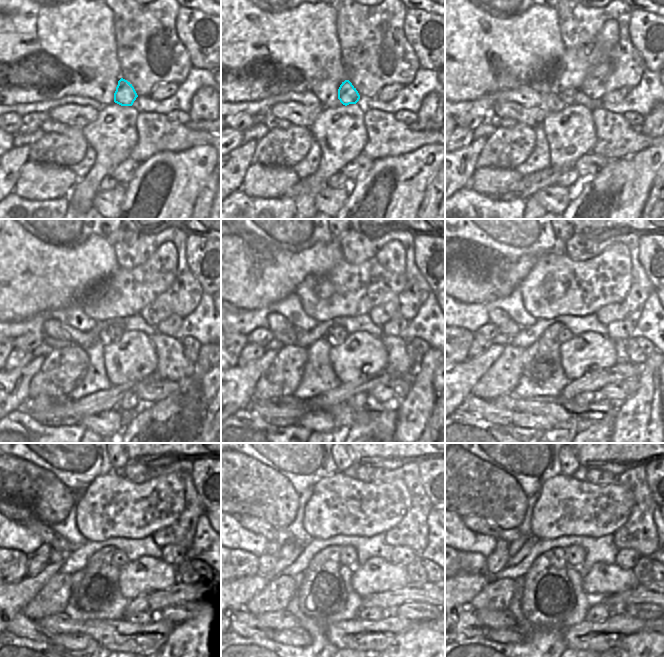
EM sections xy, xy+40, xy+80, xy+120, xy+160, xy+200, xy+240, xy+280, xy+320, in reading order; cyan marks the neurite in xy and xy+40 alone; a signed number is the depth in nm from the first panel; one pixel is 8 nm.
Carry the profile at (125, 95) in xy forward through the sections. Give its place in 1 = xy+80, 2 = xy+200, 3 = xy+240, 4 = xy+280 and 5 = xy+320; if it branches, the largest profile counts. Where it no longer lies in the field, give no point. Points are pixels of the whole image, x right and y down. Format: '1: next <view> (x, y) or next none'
1: next xy+80 (567, 96)
2: next xy+200 (547, 361)
3: next xy+240 (100, 583)
4: next xy+280 (323, 592)
5: next xy+320 (549, 602)

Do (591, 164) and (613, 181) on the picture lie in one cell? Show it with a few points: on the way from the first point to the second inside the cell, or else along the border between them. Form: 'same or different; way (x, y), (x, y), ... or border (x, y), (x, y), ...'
different; border (614, 158), (608, 161), (589, 179)

